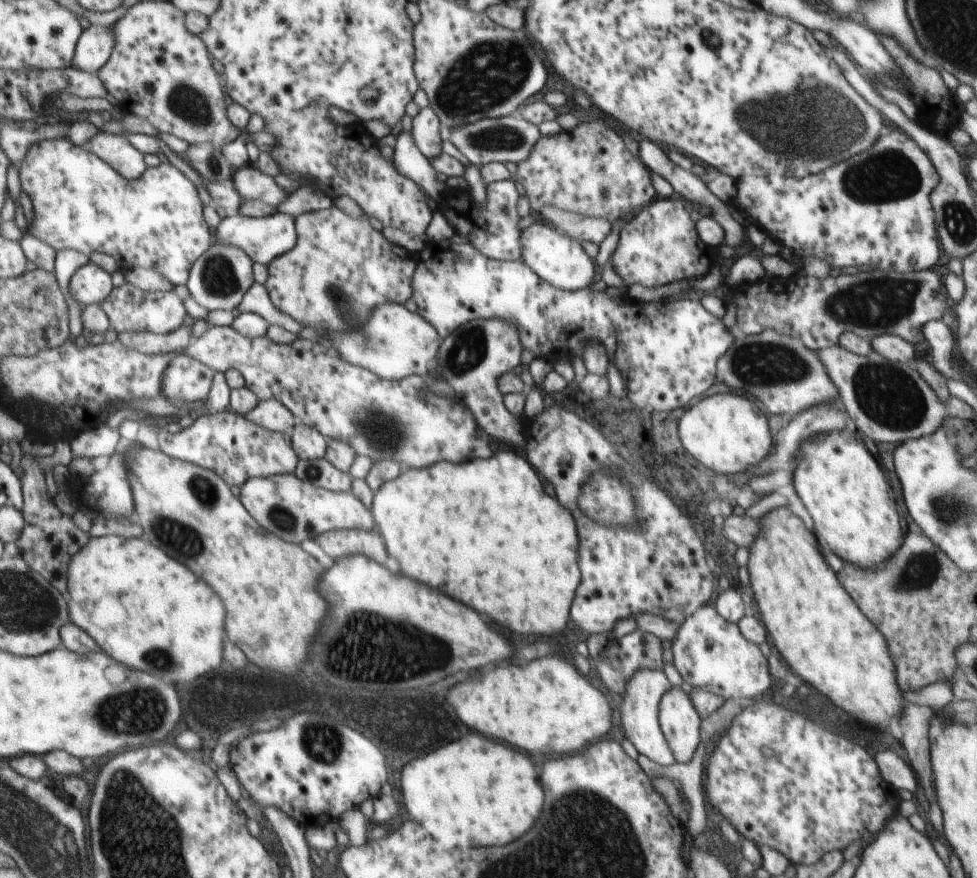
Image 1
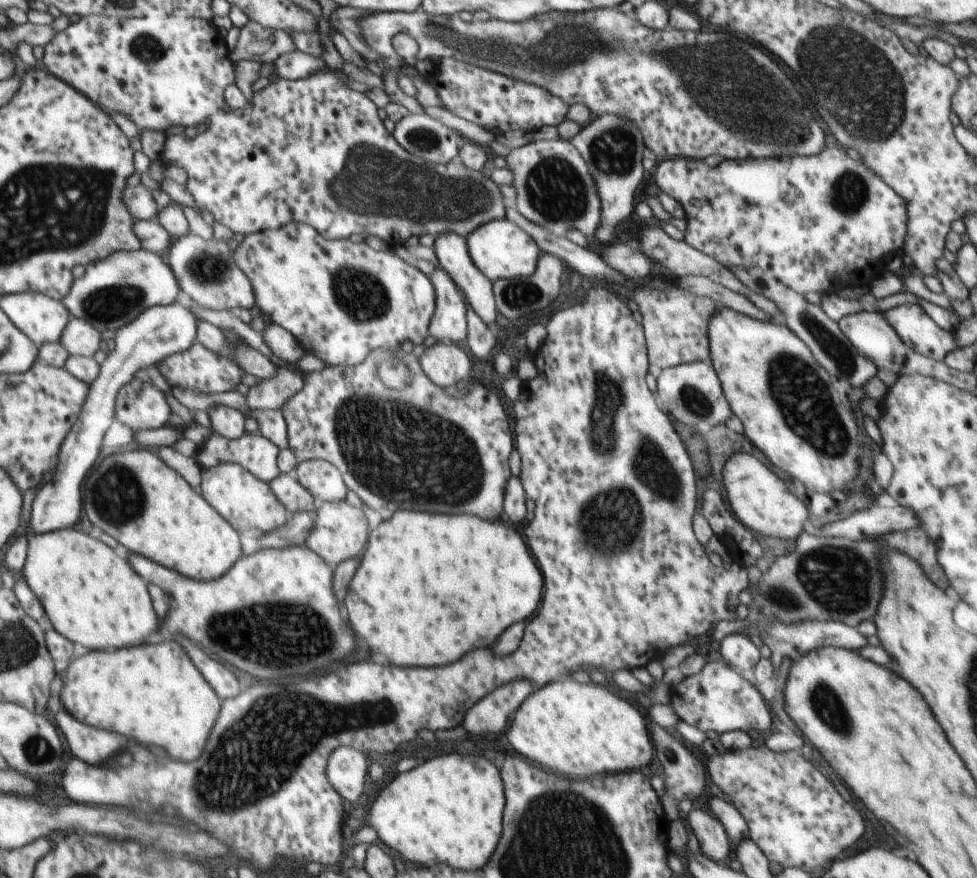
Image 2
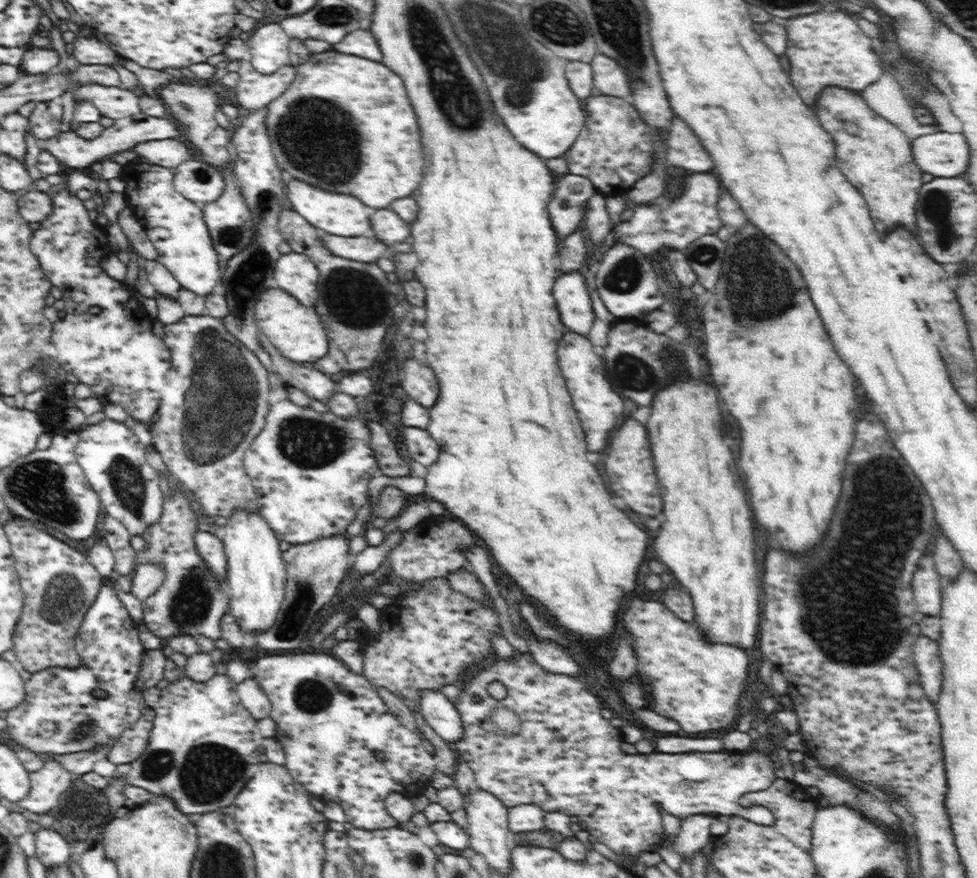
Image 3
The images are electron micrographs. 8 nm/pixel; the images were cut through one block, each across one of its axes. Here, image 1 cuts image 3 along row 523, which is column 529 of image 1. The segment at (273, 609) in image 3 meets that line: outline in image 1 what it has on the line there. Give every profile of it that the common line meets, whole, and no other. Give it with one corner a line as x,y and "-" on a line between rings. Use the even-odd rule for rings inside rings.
534,223
528,228
522,230
520,236
522,245
522,262
540,278
554,288
576,292
583,288
590,287
594,274
596,274
596,264
593,258
590,258
581,243
566,233
562,234
556,228
544,226
544,224

